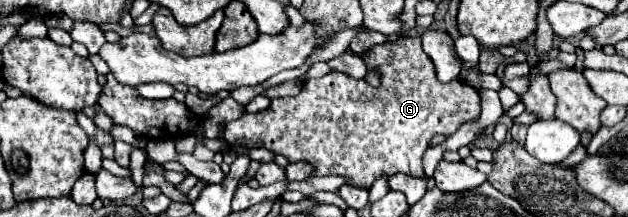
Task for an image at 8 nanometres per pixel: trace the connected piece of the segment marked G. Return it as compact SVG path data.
M415 35L415 37L401 37L399 41L395 43L383 43L383 45L375 45L367 55L363 55L363 61L375 69L379 75L381 75L381 85L379 87L371 87L365 79L353 79L353 77L347 77L345 73L339 73L339 71L331 71L329 75L321 77L321 79L307 79L301 87L301 93L295 95L295 97L283 97L283 99L273 99L271 101L271 107L265 109L265 111L259 111L259 113L243 113L243 117L235 119L235 121L229 121L225 125L225 131L223 131L223 139L229 143L229 145L243 145L243 147L265 147L265 149L271 149L275 151L277 155L285 155L291 163L295 161L309 161L311 165L315 165L315 173L313 175L343 175L351 181L351 185L357 185L357 187L365 187L369 189L373 185L375 179L379 179L381 175L395 175L395 173L407 173L411 177L423 177L423 165L421 165L421 157L425 153L425 149L429 147L431 143L431 137L433 135L453 135L459 125L463 125L465 121L471 121L475 117L479 117L479 93L475 87L467 85L463 79L451 79L449 83L441 83L435 75L435 67L433 67L433 61L427 57L427 53L423 51L421 47L421 37Z

